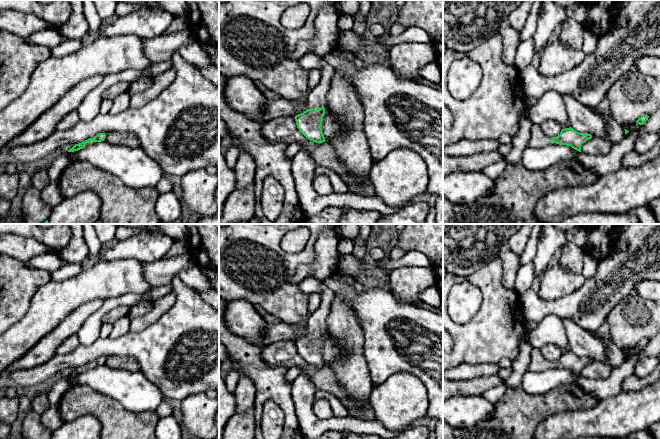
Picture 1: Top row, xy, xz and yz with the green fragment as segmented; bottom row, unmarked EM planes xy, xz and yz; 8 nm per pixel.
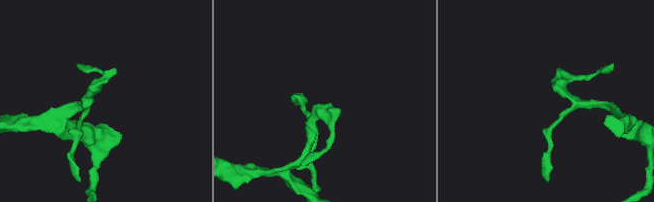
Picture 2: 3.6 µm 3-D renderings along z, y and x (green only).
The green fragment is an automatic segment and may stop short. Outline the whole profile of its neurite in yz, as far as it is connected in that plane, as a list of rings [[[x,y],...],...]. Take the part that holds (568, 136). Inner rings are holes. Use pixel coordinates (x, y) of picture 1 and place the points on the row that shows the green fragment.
[[[533,124],[531,128],[531,137],[528,146],[532,148],[541,148],[552,143],[571,146],[573,149],[581,152],[581,146],[587,140],[591,139],[592,135],[588,133],[579,133],[573,128],[562,129],[557,137],[548,138],[542,131],[539,125]]]

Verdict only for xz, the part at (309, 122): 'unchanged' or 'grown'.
grown

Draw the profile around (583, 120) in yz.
[[[568,94],[561,95],[570,120],[571,128],[579,133],[588,133],[592,137],[599,137],[609,141],[605,131],[603,119],[586,106],[579,103],[573,96]]]

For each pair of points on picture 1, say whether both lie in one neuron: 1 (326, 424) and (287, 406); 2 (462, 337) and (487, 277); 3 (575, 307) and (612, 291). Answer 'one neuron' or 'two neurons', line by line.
1: two neurons
2: one neuron
3: one neuron

